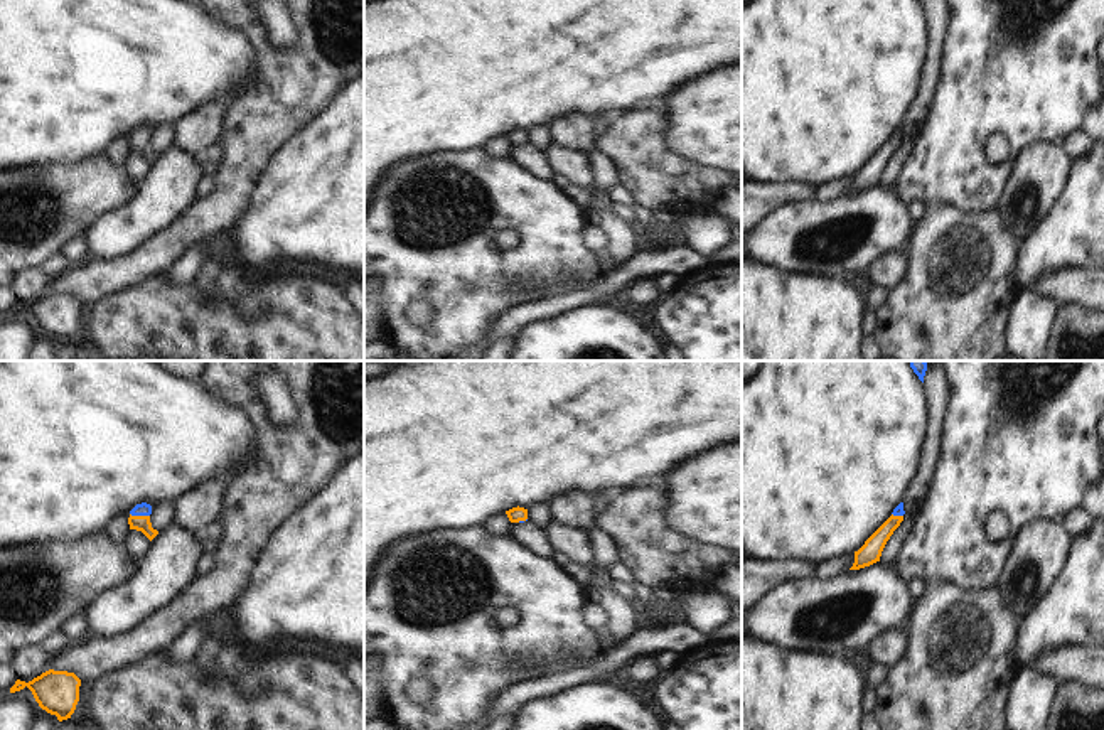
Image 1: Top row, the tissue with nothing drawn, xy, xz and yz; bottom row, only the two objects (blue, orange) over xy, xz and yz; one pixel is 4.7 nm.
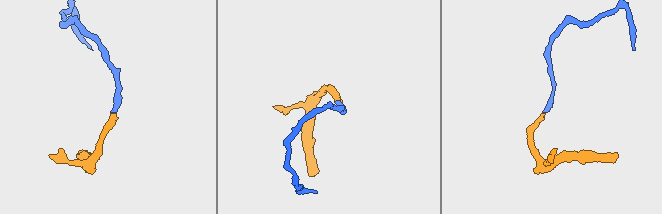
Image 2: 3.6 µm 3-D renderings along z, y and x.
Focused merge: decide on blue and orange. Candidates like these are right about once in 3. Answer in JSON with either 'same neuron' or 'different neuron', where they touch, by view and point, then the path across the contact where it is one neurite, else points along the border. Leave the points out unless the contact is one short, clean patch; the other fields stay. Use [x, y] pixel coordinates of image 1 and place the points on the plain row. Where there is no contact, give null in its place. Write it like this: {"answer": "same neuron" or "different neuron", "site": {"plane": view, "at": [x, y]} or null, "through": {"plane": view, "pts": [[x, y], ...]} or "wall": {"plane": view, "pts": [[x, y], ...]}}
{"answer": "same neuron", "site": {"plane": "xy", "at": [140, 137]}}

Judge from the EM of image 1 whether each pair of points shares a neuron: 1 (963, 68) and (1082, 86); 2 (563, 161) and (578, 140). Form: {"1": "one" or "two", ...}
{"1": "one", "2": "two"}

